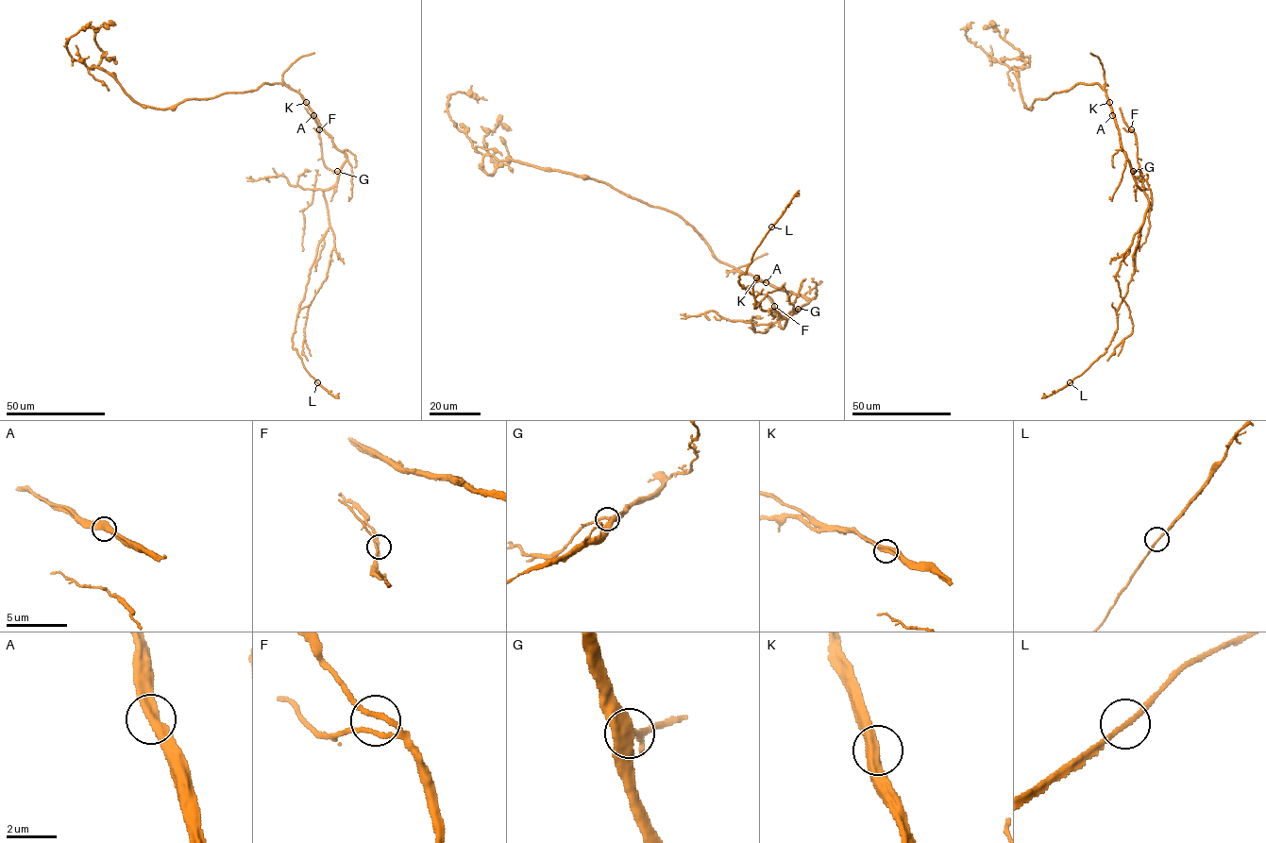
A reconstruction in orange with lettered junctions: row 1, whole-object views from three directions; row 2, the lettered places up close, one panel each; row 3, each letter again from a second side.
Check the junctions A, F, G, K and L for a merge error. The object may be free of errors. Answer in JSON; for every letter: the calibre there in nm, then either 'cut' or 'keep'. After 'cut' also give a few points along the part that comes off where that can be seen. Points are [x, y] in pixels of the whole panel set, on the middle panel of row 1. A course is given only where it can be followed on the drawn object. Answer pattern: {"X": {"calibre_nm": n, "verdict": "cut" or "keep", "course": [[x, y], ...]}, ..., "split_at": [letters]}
{"A": {"calibre_nm": 400, "verdict": "keep"}, "F": {"calibre_nm": 200, "verdict": "keep"}, "G": {"calibre_nm": 400, "verdict": "keep"}, "K": {"calibre_nm": 440, "verdict": "keep"}, "L": {"calibre_nm": 180, "verdict": "keep"}, "split_at": []}

